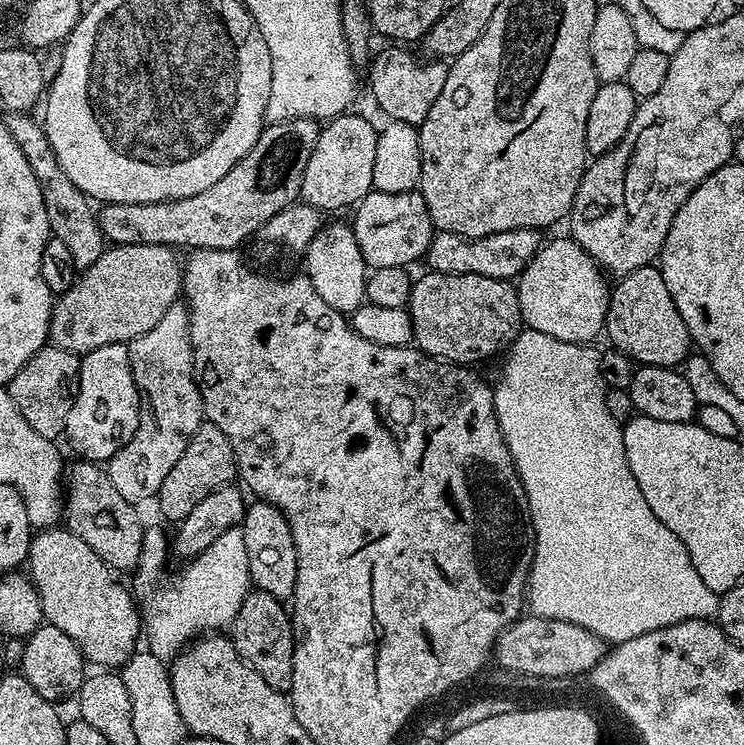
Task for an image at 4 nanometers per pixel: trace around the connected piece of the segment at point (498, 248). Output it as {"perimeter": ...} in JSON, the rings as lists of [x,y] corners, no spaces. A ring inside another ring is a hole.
{"perimeter":[[[519,228],[518,230],[502,230],[498,234],[486,234],[482,238],[466,238],[462,234],[450,234],[449,232],[436,232],[428,247],[426,264],[431,271],[442,274],[482,274],[486,278],[498,278],[499,280],[512,280],[519,277],[520,271],[534,258],[536,251],[542,247],[541,233],[535,228]]]}

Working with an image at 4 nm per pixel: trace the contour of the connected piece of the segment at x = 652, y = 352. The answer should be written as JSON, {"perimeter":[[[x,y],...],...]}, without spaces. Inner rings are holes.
{"perimeter":[[[659,267],[638,268],[615,281],[608,298],[606,336],[612,339],[611,347],[615,351],[625,352],[637,365],[676,368],[685,363],[690,355],[686,322],[682,322],[682,314],[678,314],[670,290],[666,290]]]}

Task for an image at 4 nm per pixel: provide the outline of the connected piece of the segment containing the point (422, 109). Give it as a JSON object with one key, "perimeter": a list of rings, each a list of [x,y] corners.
{"perimeter":[[[388,46],[385,52],[375,53],[368,72],[368,84],[372,87],[372,96],[376,104],[385,112],[388,120],[397,120],[407,124],[419,125],[430,114],[430,106],[442,94],[442,85],[446,82],[448,64],[439,59],[429,59],[429,64],[419,64],[404,46]]]}

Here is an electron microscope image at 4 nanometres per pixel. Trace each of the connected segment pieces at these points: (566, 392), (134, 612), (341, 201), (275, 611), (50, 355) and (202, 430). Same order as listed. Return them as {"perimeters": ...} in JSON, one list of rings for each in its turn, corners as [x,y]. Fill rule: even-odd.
{"perimeters":[[[[525,327],[507,349],[508,361],[504,364],[504,373],[501,374],[500,381],[495,381],[494,384],[494,406],[498,426],[510,450],[510,458],[526,490],[532,529],[536,535],[526,593],[526,604],[531,615],[574,622],[574,626],[582,626],[598,634],[606,642],[618,645],[630,638],[650,634],[650,630],[665,628],[683,620],[706,620],[715,617],[720,608],[720,597],[717,592],[710,590],[710,586],[706,586],[706,582],[702,582],[702,578],[698,578],[698,570],[694,570],[694,562],[690,562],[686,546],[682,546],[682,542],[678,542],[678,538],[670,530],[666,530],[666,526],[662,526],[658,518],[654,518],[654,510],[646,506],[646,498],[642,498],[642,490],[638,490],[638,478],[630,474],[630,466],[624,457],[624,429],[621,421],[614,414],[610,414],[610,410],[606,410],[606,385],[600,369],[600,352],[594,349],[595,347],[587,344],[562,342],[550,334],[542,334],[538,330]]],[[[64,526],[37,531],[28,551],[26,572],[40,595],[44,620],[58,626],[66,638],[74,641],[89,665],[101,664],[104,667],[101,669],[119,670],[138,651],[139,644],[136,643],[142,640],[142,612],[137,601],[136,604],[132,601],[131,594],[116,581],[117,573],[102,558],[98,558],[94,550],[90,550],[90,546],[86,546],[78,534],[69,532]]],[[[352,115],[333,116],[321,127],[318,142],[314,142],[314,150],[310,153],[310,162],[306,162],[306,174],[302,174],[299,199],[324,214],[336,212],[339,208],[351,209],[367,192],[373,191],[378,128],[366,117]]],[[[249,591],[248,596],[238,606],[230,625],[230,639],[238,658],[254,670],[274,690],[287,693],[294,678],[294,646],[296,639],[292,633],[292,617],[289,609],[274,594]]],[[[46,346],[14,374],[14,378],[6,387],[10,398],[14,398],[14,406],[18,406],[18,414],[30,422],[30,426],[47,440],[55,441],[64,436],[66,418],[70,414],[70,406],[76,397],[76,386],[80,383],[81,357],[70,350],[62,350],[55,346]]],[[[201,422],[198,430],[194,430],[194,438],[190,438],[190,446],[182,453],[182,458],[174,462],[170,474],[166,474],[166,482],[162,482],[158,493],[160,500],[160,512],[171,522],[179,522],[206,498],[214,490],[218,490],[224,484],[231,484],[237,479],[236,459],[234,450],[230,446],[230,438],[218,430],[218,426]]]]}

